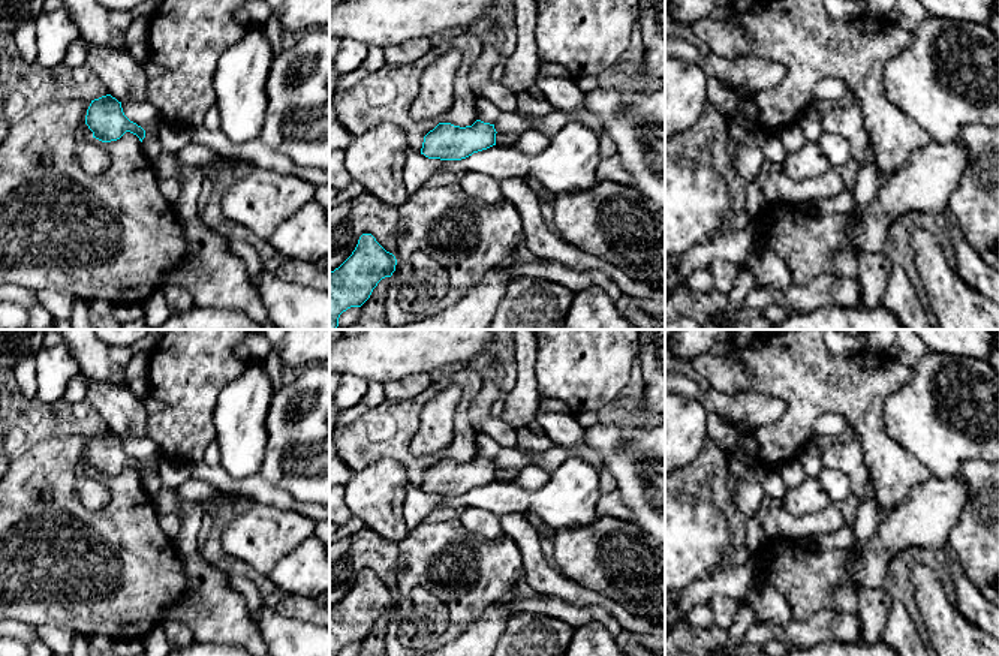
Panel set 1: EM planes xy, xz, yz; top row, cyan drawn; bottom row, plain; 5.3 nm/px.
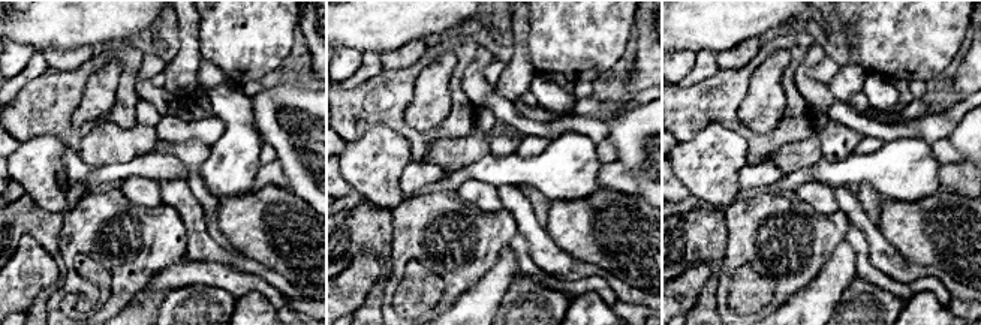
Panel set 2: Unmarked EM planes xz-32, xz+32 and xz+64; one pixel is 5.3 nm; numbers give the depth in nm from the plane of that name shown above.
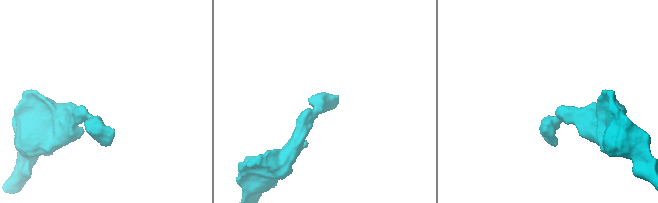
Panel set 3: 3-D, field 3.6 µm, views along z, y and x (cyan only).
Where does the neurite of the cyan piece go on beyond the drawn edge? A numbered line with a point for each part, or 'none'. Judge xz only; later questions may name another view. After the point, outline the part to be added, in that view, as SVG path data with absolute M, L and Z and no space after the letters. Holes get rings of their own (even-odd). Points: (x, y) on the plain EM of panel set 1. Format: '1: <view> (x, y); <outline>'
none

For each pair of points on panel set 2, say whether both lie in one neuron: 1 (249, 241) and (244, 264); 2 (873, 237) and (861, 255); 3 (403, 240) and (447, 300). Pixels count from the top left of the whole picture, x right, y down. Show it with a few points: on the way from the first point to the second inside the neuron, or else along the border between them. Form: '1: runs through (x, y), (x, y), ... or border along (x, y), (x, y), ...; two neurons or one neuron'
1: border along (237, 252), (277, 271); two neurons
2: border along (851, 222), (867, 244), (869, 261), (887, 276); two neurons
3: runs through (420, 252), (450, 277), (450, 283); one neuron

